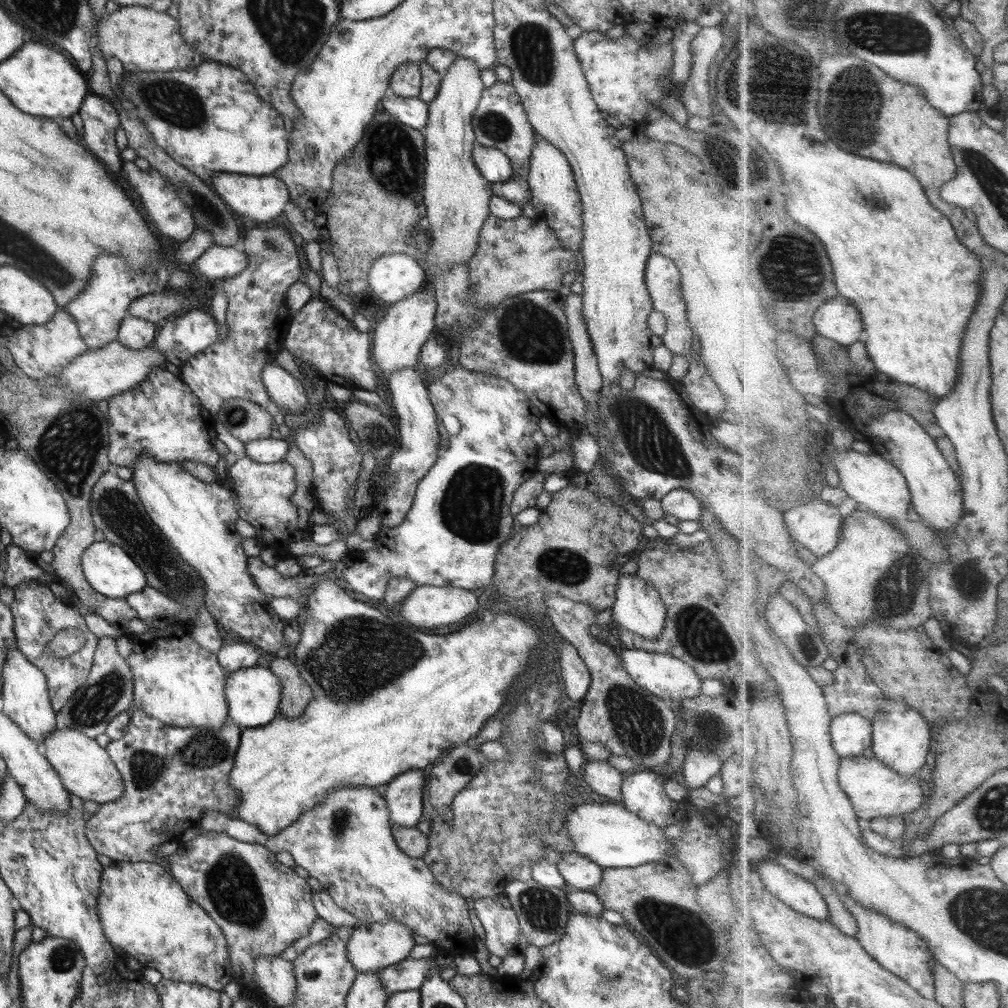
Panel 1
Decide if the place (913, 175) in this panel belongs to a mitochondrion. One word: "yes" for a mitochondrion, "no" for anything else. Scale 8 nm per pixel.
no

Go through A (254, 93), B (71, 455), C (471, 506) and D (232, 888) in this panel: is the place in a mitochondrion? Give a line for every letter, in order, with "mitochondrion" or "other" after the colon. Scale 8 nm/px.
A: other
B: mitochondrion
C: mitochondrion
D: mitochondrion

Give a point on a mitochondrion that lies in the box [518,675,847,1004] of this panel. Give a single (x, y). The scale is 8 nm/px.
(674, 929)

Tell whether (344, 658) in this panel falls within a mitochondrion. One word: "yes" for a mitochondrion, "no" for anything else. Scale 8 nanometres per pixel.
yes

